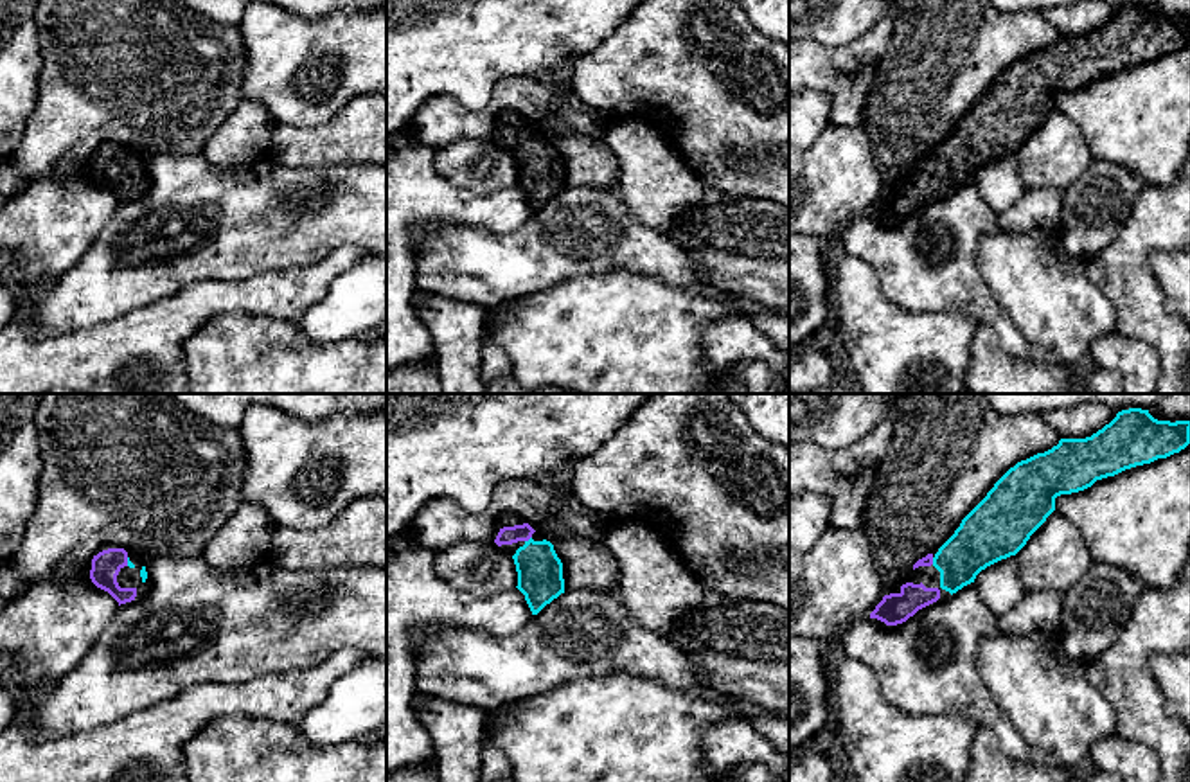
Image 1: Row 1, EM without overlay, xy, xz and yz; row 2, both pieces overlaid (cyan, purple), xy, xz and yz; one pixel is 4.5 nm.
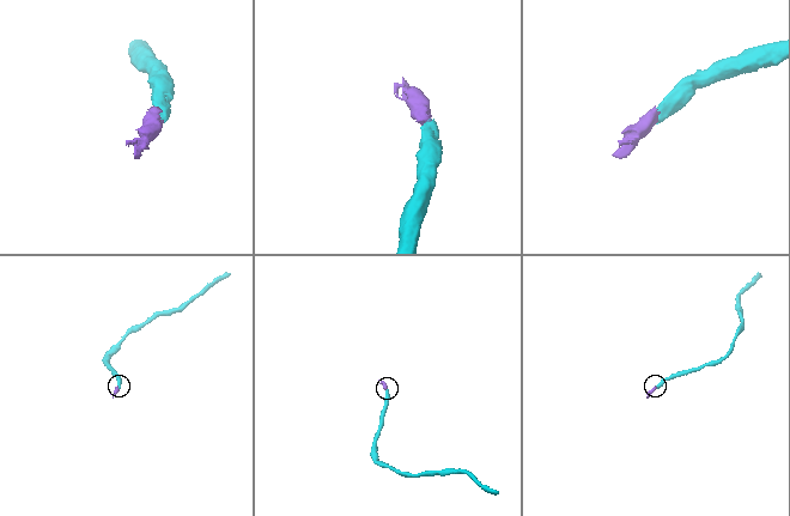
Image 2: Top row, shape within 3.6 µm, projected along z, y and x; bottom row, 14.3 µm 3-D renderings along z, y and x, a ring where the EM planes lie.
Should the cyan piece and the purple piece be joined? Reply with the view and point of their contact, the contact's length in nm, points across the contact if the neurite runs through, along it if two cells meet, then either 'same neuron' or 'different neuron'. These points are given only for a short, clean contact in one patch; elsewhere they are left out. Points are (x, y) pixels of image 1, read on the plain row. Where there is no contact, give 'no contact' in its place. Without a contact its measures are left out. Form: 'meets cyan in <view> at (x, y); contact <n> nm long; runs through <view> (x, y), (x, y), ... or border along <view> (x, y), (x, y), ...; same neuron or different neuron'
meets cyan in xz at (529, 137); contact 40 nm long; runs through xz (540, 169), (529, 137), (518, 130); same neuron

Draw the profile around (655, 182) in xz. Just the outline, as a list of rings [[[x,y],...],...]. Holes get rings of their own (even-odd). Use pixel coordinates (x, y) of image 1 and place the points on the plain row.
[[[620,119],[608,131],[606,142],[620,164],[615,192],[645,227],[669,232],[679,216],[708,196],[705,183],[683,162],[681,153],[660,126],[644,119]]]

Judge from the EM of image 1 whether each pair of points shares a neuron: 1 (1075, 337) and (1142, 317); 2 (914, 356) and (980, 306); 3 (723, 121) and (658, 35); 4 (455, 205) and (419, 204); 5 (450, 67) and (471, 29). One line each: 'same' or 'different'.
1: different
2: different
3: same
4: same
5: same

